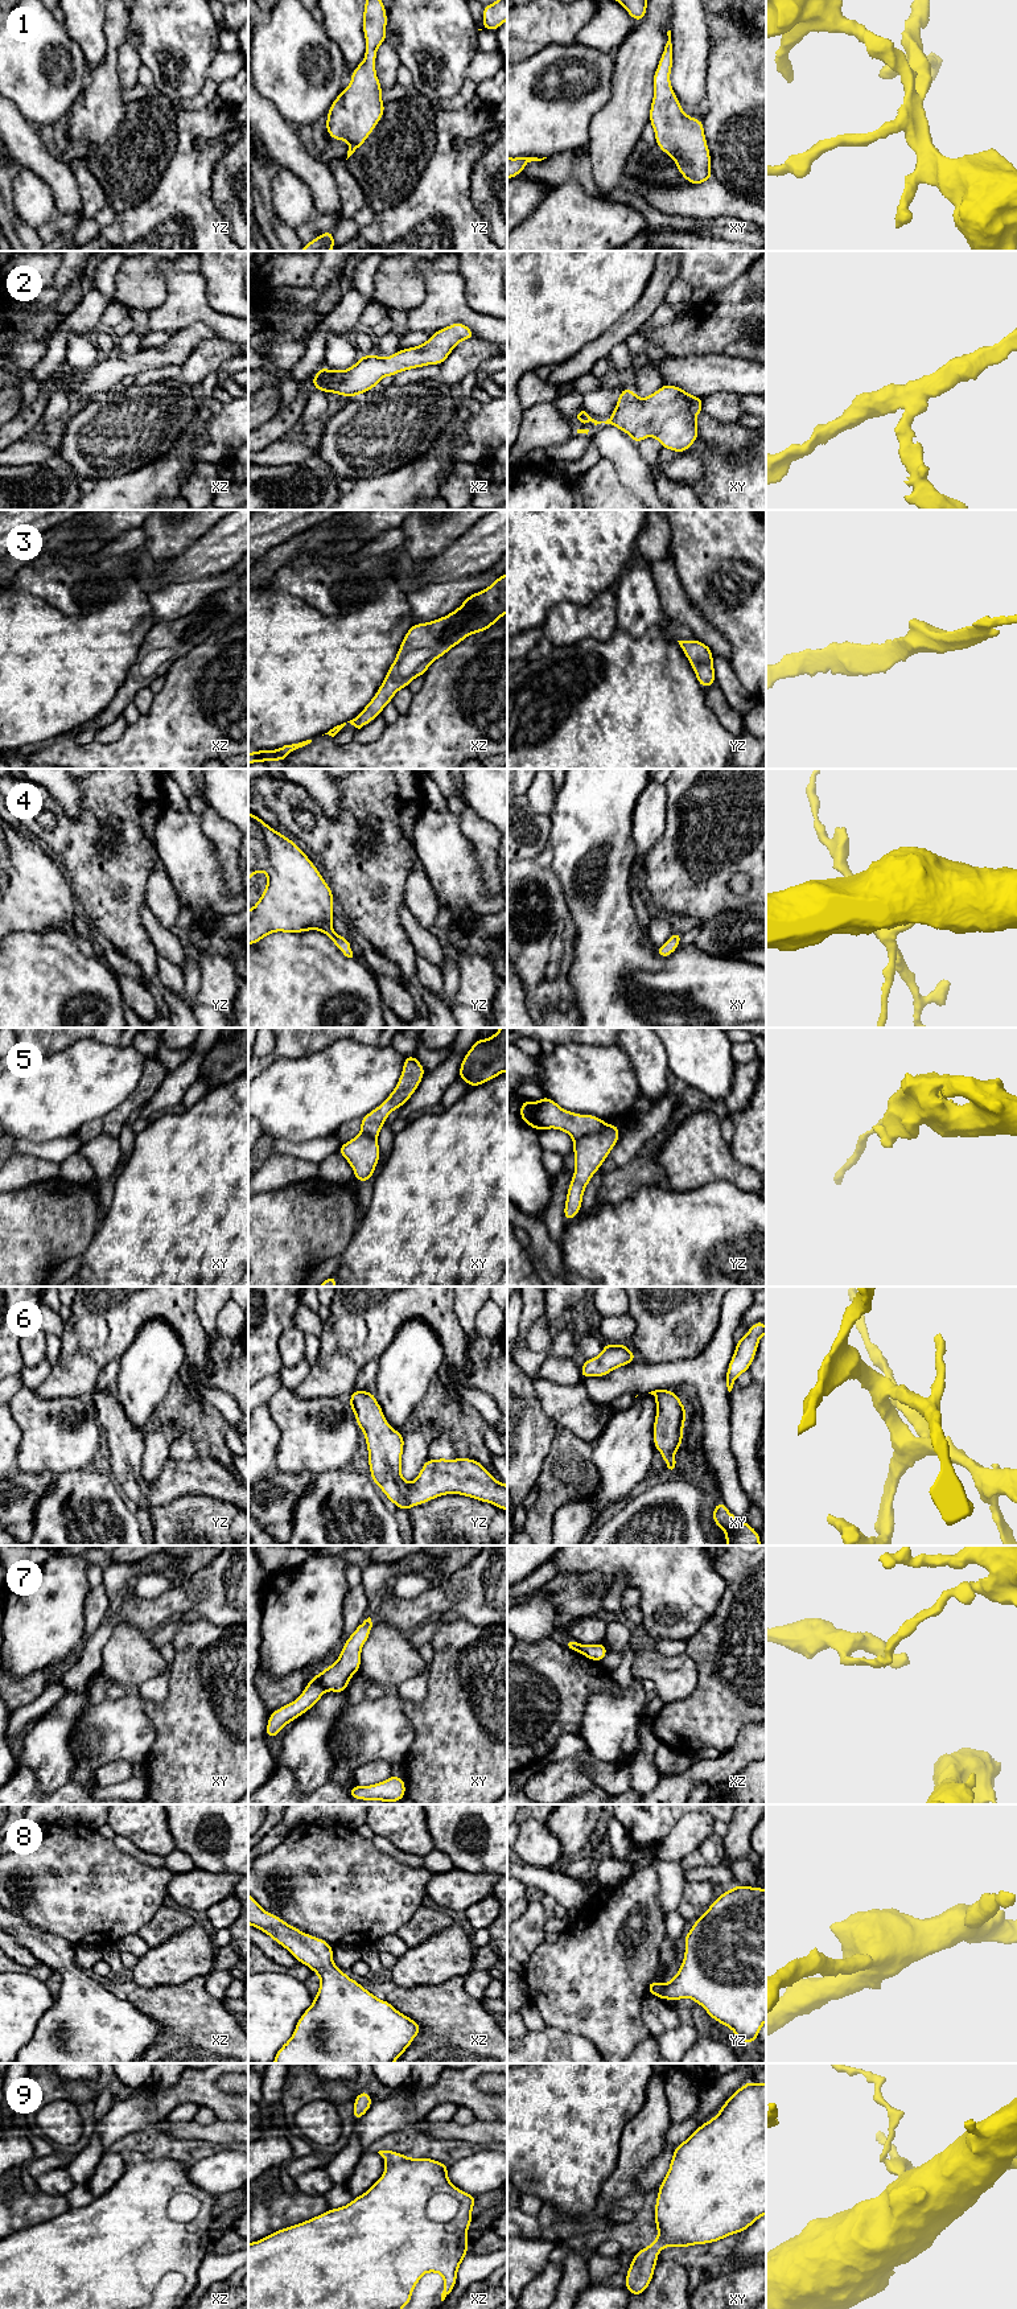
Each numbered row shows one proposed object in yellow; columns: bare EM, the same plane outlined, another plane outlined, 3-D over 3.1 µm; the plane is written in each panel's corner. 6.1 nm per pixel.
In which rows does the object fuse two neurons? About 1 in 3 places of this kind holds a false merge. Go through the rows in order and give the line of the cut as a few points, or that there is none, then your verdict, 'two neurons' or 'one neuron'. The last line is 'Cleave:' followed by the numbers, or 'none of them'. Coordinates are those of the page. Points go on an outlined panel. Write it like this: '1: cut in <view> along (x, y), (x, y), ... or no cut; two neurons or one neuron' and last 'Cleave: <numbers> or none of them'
1: no cut; one neuron
2: no cut; one neuron
3: no cut; one neuron
4: no cut; one neuron
5: cut in yz along (608, 1124), (601, 1131), (587, 1134), (575, 1141); two neurons
6: no cut; one neuron
7: cut in xy along (318, 1675), (318, 1680), (325, 1688); two neurons
8: no cut; one neuron
9: no cut; one neuron
Cleave: 5, 7

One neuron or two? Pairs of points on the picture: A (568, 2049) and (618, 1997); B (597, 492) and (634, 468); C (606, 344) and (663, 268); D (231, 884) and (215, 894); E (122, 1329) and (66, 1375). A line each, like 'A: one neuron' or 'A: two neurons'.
A: two neurons
B: two neurons
C: one neuron
D: two neurons
E: one neuron

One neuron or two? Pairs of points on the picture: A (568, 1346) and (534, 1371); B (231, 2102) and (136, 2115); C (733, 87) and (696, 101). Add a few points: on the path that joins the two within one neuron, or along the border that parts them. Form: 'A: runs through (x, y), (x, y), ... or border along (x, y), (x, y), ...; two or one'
A: runs through (559, 1349), (540, 1362); one
B: runs through (208, 2095), (173, 2095), (160, 2102); one
C: border along (708, 68), (705, 105); two

